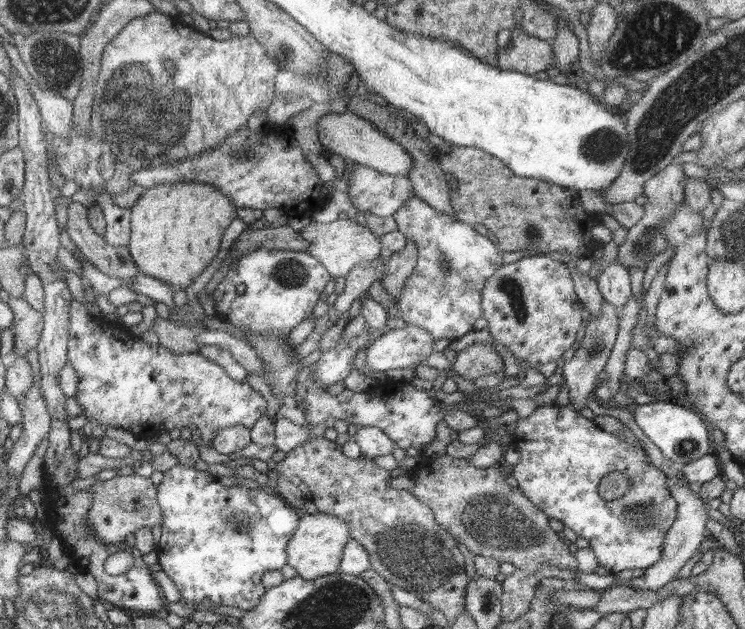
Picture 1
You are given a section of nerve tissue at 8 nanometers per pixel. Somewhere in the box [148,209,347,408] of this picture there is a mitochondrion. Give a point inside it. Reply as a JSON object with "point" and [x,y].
{"point":[290,274]}

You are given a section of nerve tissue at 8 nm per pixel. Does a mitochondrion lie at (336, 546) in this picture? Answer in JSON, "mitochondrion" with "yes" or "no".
{"mitochondrion":"no"}

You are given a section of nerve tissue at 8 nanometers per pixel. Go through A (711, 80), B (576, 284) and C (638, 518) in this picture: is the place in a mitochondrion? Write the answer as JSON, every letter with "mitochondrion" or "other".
{"A":"mitochondrion","B":"other","C":"mitochondrion"}

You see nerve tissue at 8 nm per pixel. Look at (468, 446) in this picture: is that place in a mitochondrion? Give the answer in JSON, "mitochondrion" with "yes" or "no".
{"mitochondrion":"no"}

